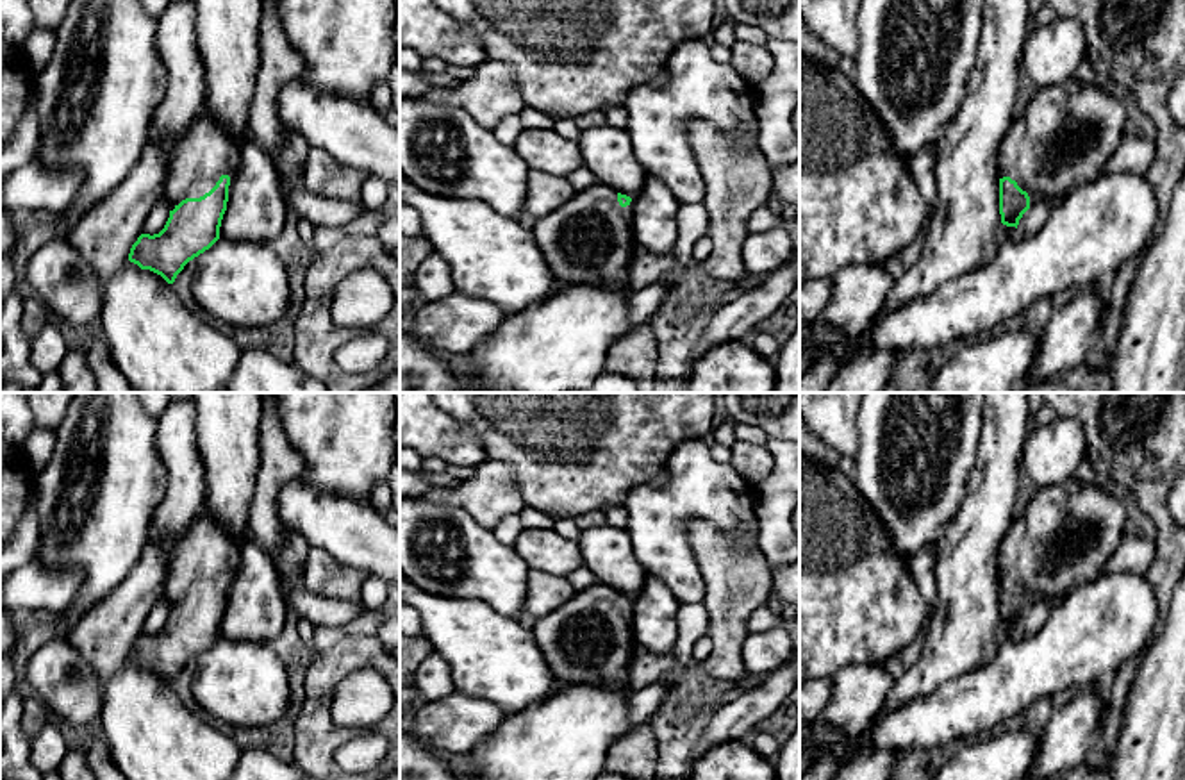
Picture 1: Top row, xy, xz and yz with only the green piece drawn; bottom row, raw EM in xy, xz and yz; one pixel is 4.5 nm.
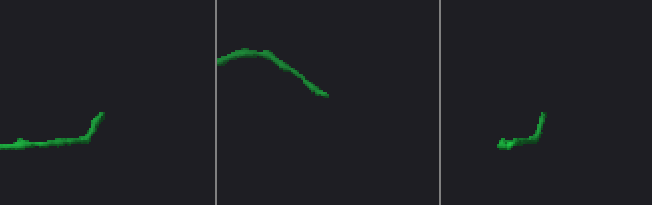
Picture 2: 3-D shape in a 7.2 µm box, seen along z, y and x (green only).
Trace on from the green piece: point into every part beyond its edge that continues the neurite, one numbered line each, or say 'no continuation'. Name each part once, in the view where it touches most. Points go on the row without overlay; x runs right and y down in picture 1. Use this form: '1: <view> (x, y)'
1: xy (195, 563)

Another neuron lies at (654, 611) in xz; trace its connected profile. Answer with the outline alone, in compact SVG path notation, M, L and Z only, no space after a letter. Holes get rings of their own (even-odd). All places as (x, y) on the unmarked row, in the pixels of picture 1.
M657 577L646 578L642 591L632 598L632 634L650 653L673 659L676 641L676 610L680 602Z

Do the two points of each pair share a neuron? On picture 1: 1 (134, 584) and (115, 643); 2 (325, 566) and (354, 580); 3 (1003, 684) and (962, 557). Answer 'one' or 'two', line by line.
1: one
2: one
3: two

